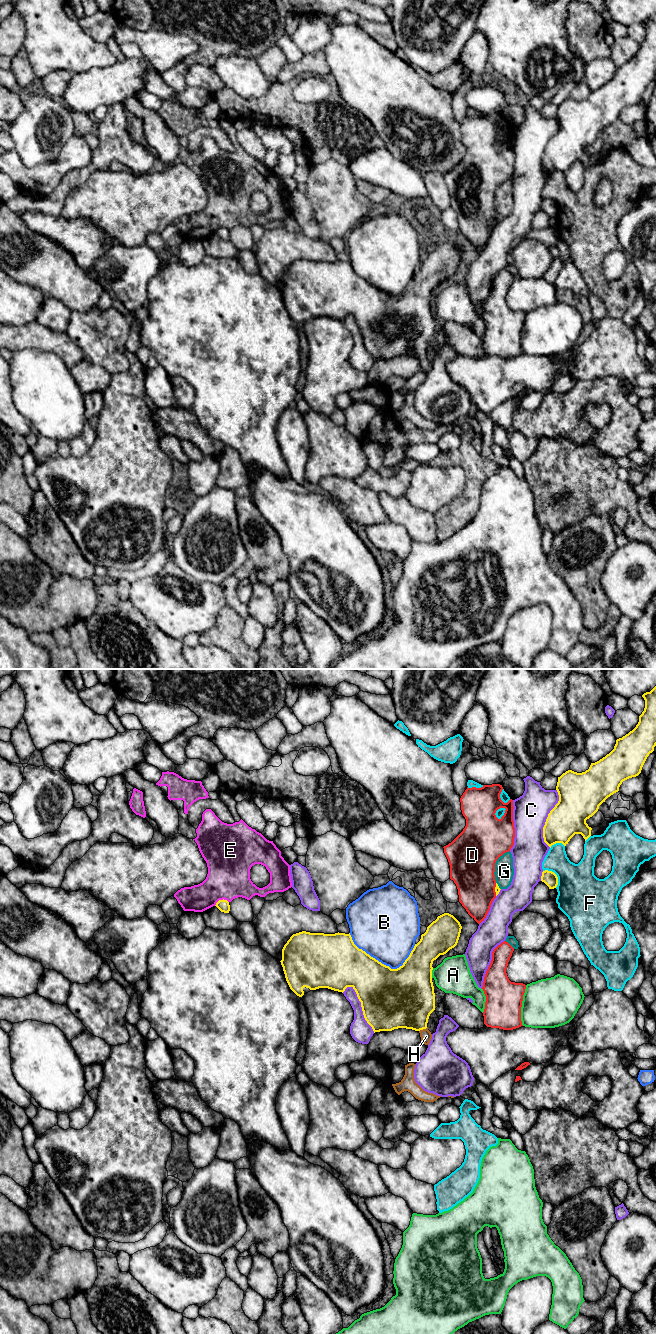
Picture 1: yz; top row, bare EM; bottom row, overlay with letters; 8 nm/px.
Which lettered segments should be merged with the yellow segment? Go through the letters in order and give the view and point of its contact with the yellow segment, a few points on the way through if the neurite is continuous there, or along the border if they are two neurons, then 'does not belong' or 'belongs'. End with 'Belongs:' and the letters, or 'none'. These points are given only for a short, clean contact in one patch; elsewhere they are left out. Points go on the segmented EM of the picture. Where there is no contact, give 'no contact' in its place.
A: meets yellow in yz at (431, 973); does not belong
B: meets yellow in yz at (383, 964); does not belong
C: meets yellow in yz at (547, 818); does not belong
D: meets yellow in yz at (495, 889); does not belong
E: meets yellow in yz at (221, 900); does not belong
F: meets yellow in yz at (556, 875); does not belong
G: meets yellow in yz at (498, 886); does not belong
H: meets yellow in yz at (423, 1028); runs through yz (406, 1002), (423, 1028), (426, 1036); belongs
Belongs: H

